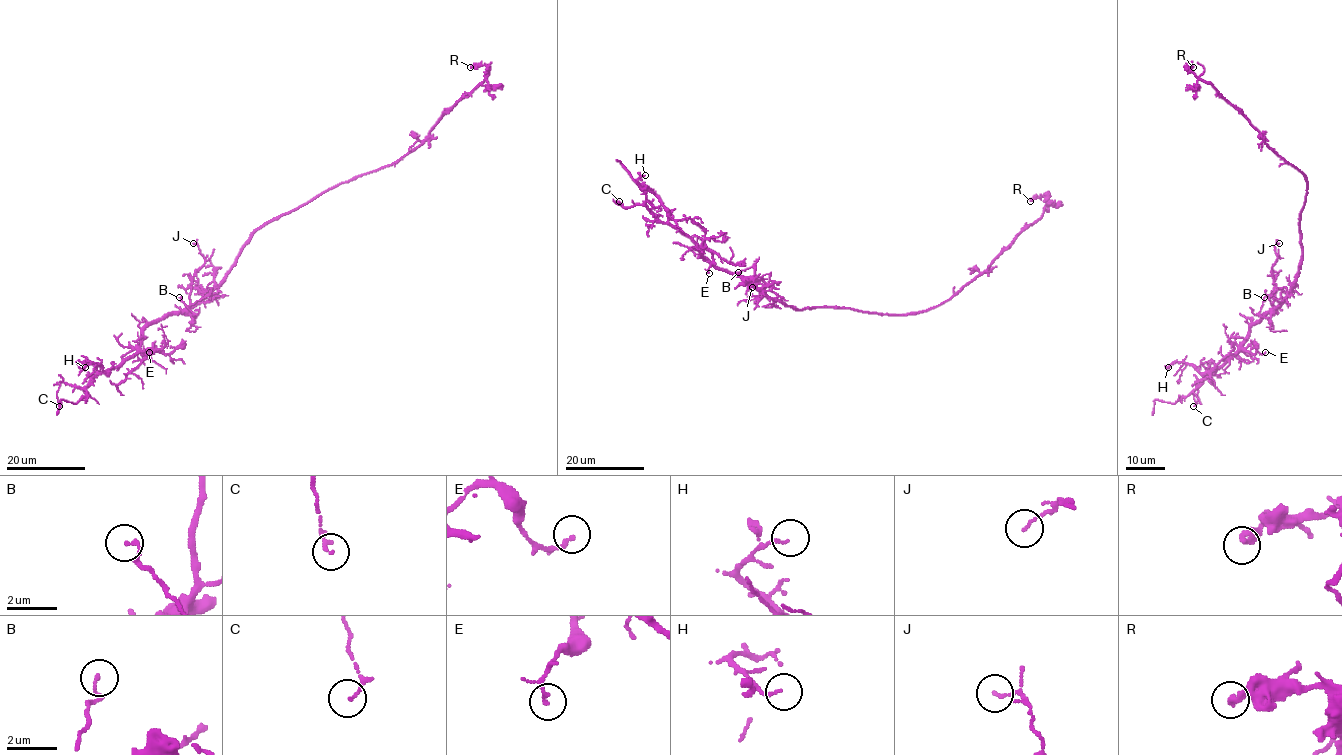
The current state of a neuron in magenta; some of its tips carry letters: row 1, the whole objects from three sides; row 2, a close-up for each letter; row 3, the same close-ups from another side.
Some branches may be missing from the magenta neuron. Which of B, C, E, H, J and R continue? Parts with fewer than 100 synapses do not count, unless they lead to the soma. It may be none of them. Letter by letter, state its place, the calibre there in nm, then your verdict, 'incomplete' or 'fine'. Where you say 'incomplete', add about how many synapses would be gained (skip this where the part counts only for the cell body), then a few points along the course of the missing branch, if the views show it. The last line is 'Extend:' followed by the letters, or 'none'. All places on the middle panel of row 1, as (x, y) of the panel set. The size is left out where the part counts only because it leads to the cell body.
B: (738, 272) | 130 nm | fine
C: (619, 201) | 110 nm | fine
E: (709, 273) | 130 nm | fine
H: (645, 175) | 120 nm | fine
J: (752, 287) | 100 nm | fine
R: (1030, 201) | 240 nm | fine
Extend: none

